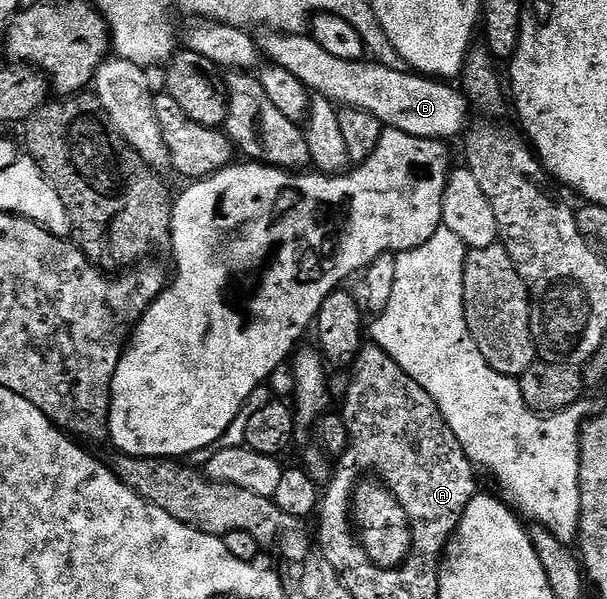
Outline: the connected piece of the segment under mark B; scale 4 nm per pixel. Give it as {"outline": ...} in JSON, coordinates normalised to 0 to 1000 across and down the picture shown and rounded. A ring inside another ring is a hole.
{"outline":[[[440,52],[428,58],[433,58],[423,65],[428,87],[438,97],[442,92],[451,110],[483,122],[489,135],[504,142],[507,154],[560,180],[578,179],[583,185],[608,189],[621,195],[633,214],[695,232],[743,235],[748,225],[761,227],[771,210],[769,162],[761,150],[750,147],[748,152],[741,137],[675,117],[647,122],[647,115],[634,115],[634,109],[616,102],[568,102],[549,95],[549,88],[529,82],[506,55],[468,58],[465,52]]]}

